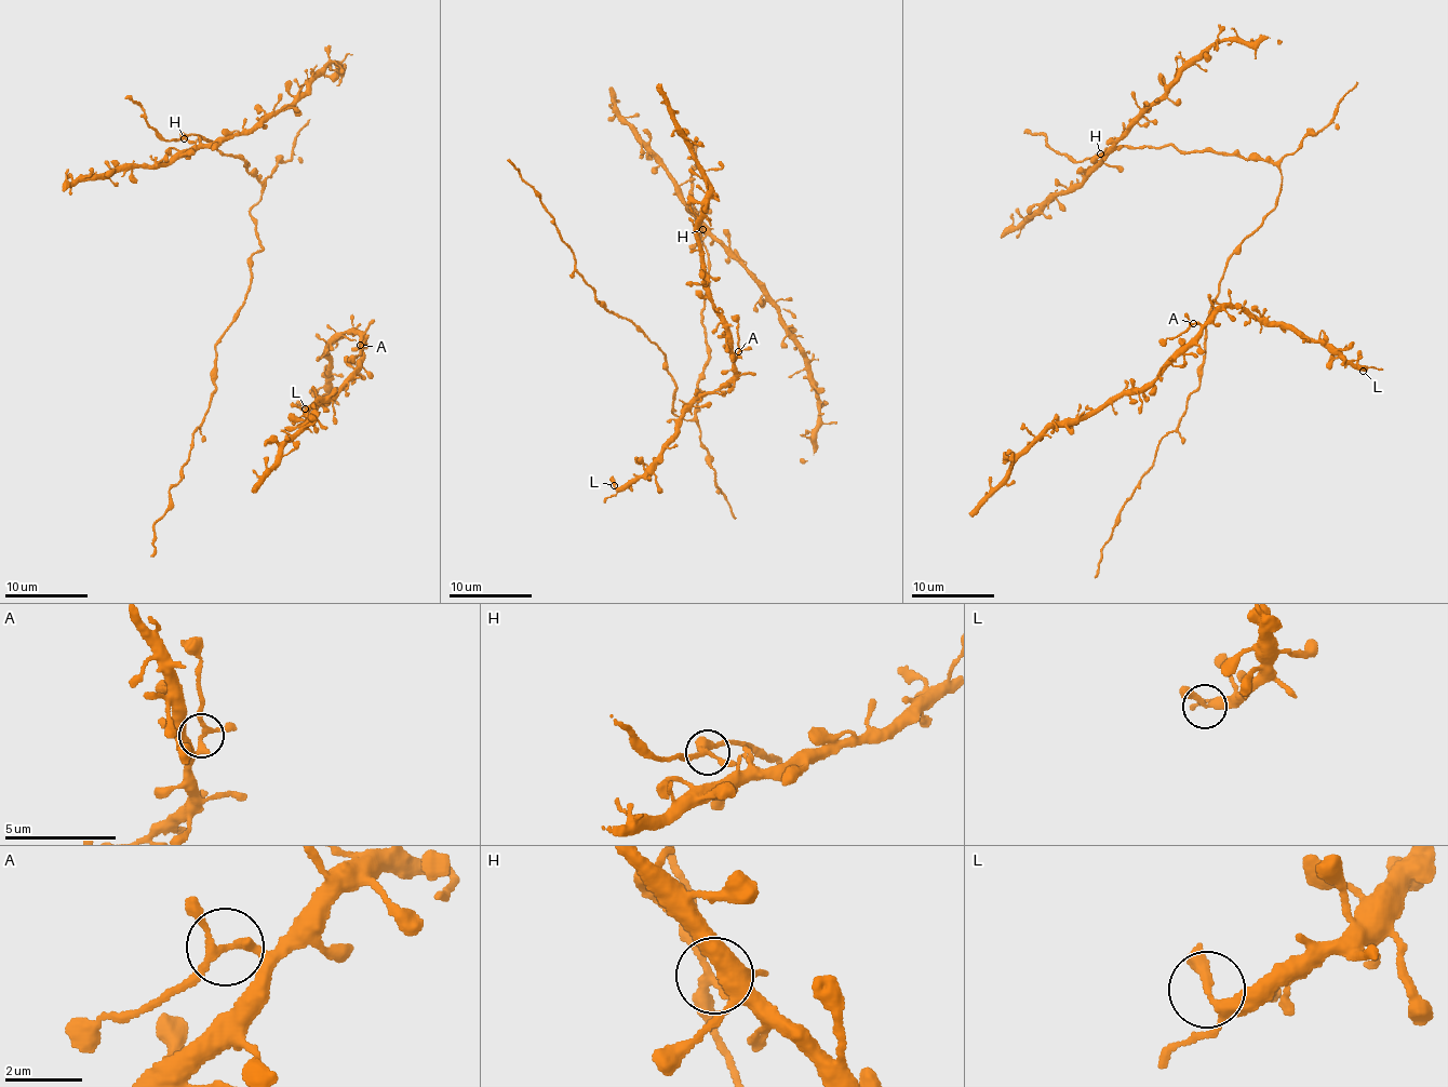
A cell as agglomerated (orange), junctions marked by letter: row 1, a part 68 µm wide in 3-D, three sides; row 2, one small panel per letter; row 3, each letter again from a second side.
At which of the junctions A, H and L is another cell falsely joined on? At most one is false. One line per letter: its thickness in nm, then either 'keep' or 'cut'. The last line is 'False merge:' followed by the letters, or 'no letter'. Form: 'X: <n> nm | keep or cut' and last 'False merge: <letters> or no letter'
A: 200 nm | cut
H: 280 nm | keep
L: 240 nm | keep
False merge: A

